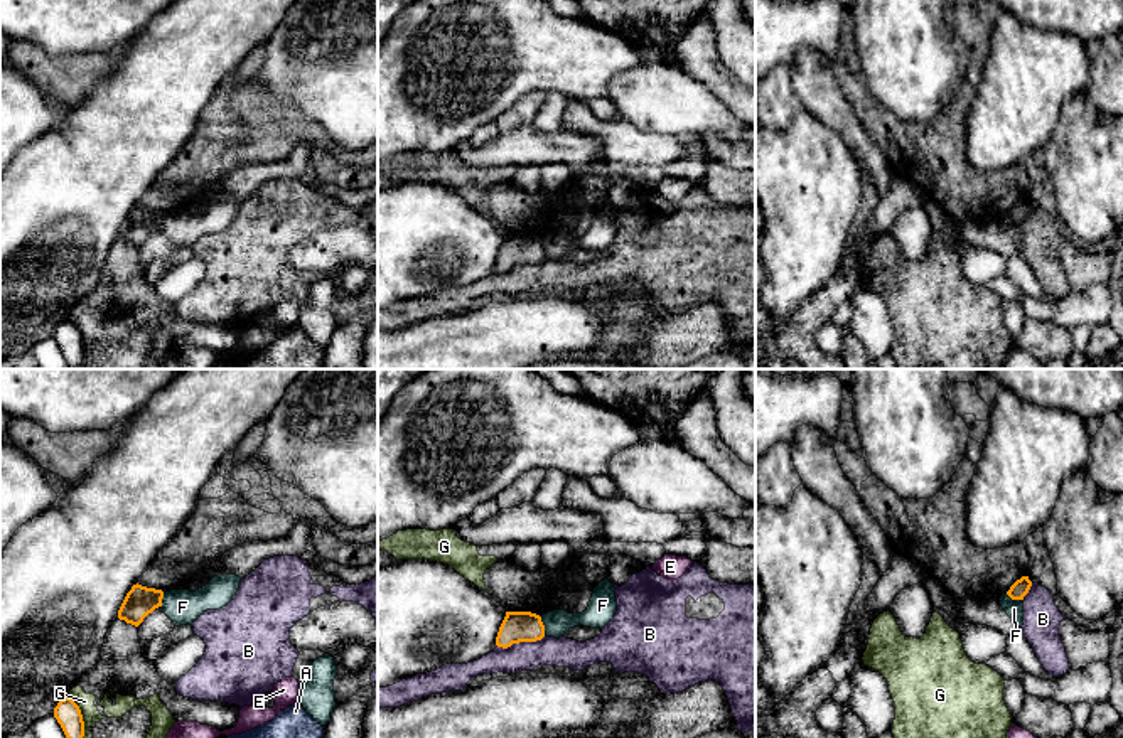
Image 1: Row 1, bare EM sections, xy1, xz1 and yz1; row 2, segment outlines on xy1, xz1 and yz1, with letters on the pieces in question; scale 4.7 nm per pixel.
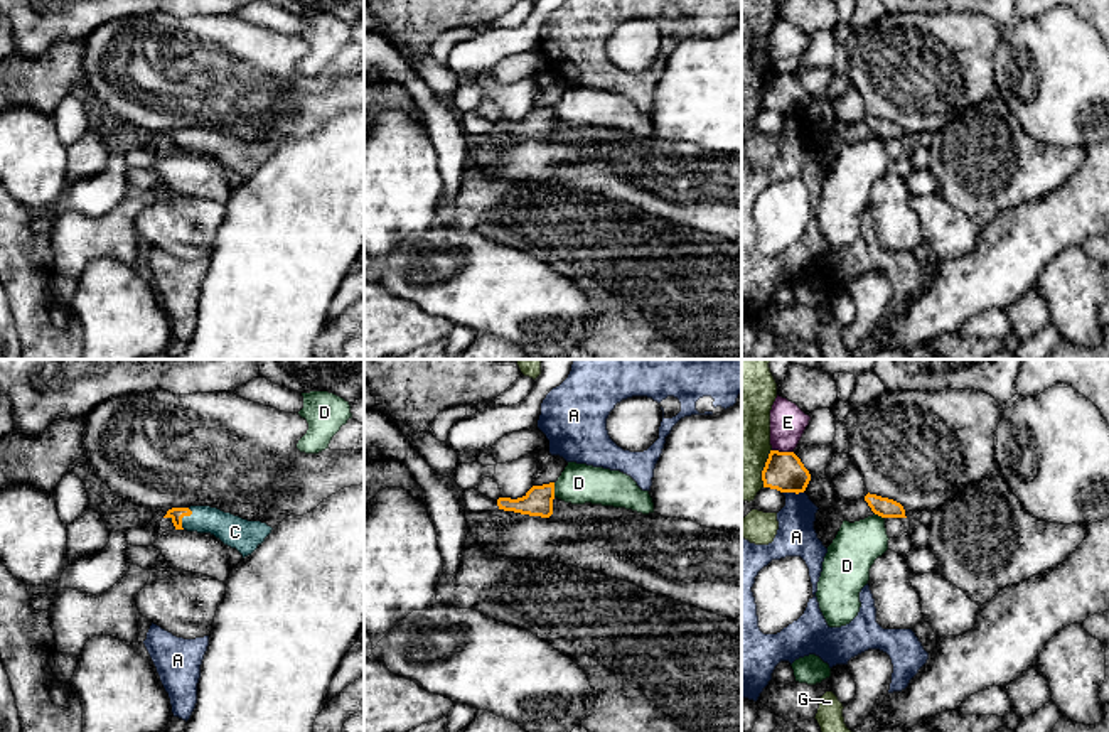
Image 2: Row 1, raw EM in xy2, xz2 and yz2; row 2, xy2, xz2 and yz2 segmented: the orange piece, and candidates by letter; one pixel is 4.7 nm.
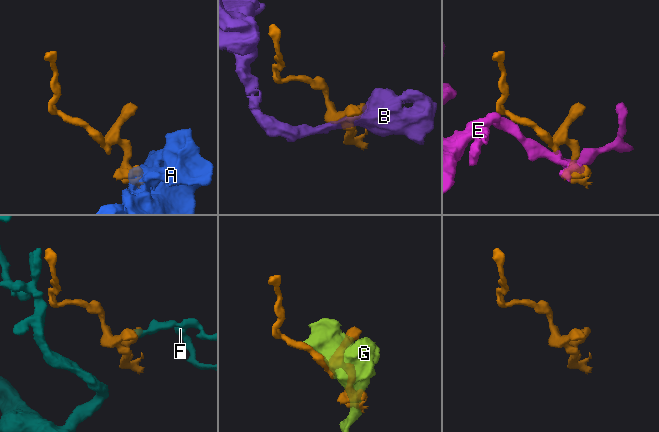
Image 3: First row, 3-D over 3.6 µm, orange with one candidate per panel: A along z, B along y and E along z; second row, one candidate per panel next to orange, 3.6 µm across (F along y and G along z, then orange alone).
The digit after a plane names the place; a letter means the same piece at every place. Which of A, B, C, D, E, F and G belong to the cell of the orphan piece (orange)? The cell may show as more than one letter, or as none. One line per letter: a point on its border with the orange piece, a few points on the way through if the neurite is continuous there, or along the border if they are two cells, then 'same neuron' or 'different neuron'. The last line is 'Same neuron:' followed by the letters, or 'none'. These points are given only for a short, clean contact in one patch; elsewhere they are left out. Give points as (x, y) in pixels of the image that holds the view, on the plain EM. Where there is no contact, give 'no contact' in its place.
A: meets orange in yz2 at (792, 113); border along yz2 (782, 113), (803, 115); different neuron
B: meets orange in xz1 at (520, 263); border along xz1 (543, 258), (535, 263), (520, 263), (498, 270); different neuron
C: meets orange in xy2 at (184, 137); runs through xy2 (176, 135), (184, 137), (213, 142), (231, 152); same neuron
D: meets orange in xz2 at (553, 112); border along xz2 (553, 105), (555, 118); different neuron
E: meets orange in yz2 at (782, 75); border along yz2 (772, 71), (792, 75); different neuron
F: meets orange in xz1 at (543, 248); border along xz1 (538, 238), (545, 258); different neuron
G: meets orange in xy1 at (81, 342); different neuron
Same neuron: C

